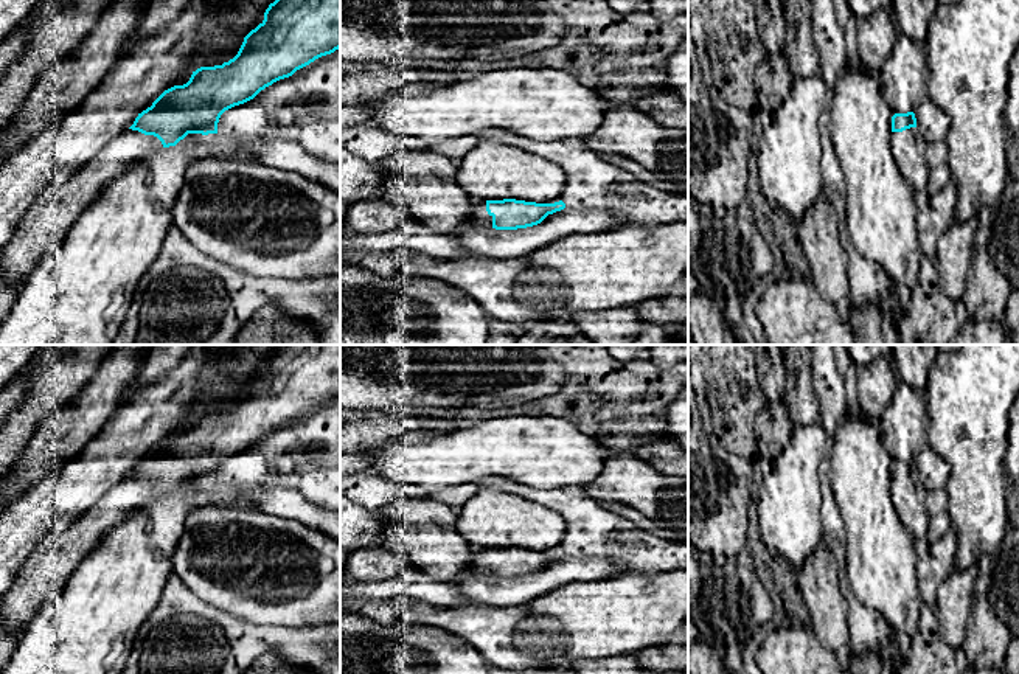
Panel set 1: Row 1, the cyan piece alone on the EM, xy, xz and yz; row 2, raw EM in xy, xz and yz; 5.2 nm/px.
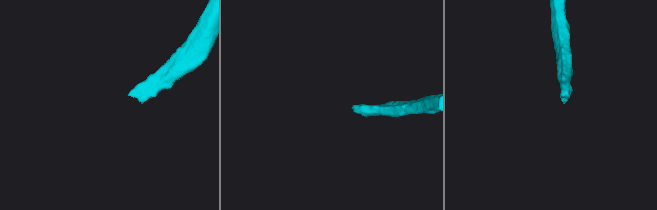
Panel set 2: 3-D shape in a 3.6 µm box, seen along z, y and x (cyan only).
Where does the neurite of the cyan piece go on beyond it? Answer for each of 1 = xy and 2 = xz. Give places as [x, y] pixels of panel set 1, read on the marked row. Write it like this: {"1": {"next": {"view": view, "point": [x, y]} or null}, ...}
{"1": {"next": {"view": "xy", "point": [44, 227]}}, "2": {"next": {"view": "xz", "point": [479, 218]}}}

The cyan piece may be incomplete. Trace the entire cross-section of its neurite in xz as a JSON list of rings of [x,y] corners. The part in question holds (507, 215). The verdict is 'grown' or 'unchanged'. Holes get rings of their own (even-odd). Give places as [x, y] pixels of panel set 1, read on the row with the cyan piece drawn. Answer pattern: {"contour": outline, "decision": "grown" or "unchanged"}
{"contour": [[[516,199],[472,200],[468,227],[517,230],[541,224],[548,214],[565,208],[562,200],[536,203]]], "decision": "grown"}

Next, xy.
{"contour": [[[275,0],[270,3],[264,20],[244,37],[233,59],[222,65],[200,67],[193,71],[186,84],[165,90],[151,107],[138,113],[129,129],[112,138],[67,182],[40,193],[0,253],[0,267],[6,283],[23,283],[39,262],[64,242],[75,221],[90,207],[103,185],[117,177],[129,163],[176,146],[188,134],[217,134],[217,123],[225,110],[253,99],[266,87],[339,48],[340,0]]], "decision": "grown"}

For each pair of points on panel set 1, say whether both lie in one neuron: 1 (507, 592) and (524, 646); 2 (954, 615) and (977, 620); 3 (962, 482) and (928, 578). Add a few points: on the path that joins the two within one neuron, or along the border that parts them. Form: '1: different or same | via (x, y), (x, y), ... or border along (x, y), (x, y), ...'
1: different | border along (546, 592), (521, 604), (476, 604)
2: different | border along (971, 611), (965, 635)
3: different | border along (952, 527), (956, 536), (956, 567)

